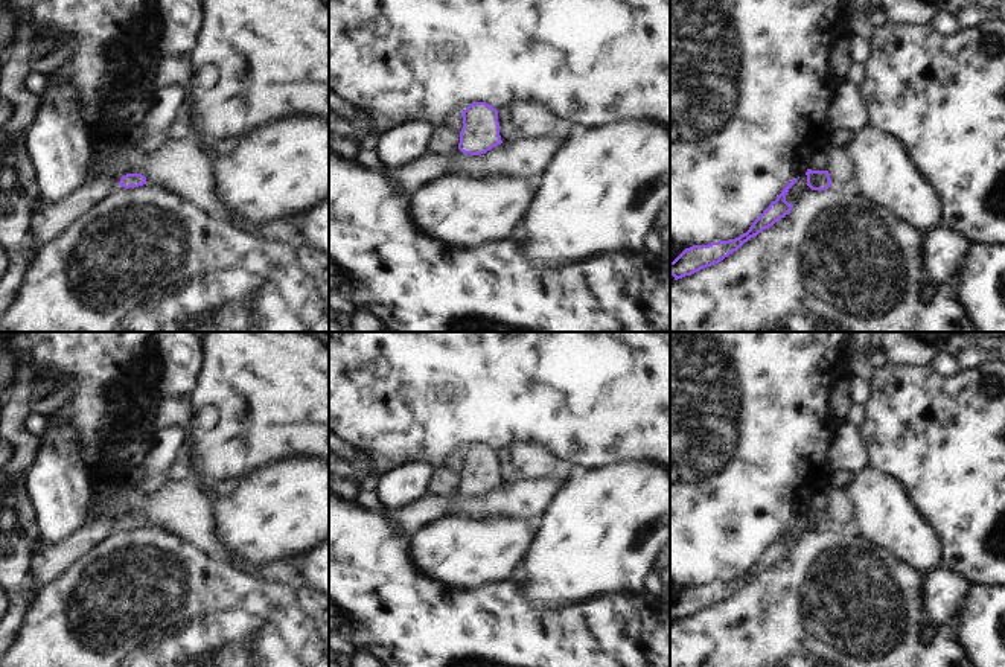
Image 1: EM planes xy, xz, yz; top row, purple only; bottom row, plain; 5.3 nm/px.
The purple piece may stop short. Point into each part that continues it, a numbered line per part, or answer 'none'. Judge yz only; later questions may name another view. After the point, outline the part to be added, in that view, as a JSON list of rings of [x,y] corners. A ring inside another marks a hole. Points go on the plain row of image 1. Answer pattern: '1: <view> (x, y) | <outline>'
1: yz (851, 527) | [[[831,519],[831,527],[828,531],[847,533],[847,535],[860,535],[857,521],[853,519],[850,522],[838,522]]]

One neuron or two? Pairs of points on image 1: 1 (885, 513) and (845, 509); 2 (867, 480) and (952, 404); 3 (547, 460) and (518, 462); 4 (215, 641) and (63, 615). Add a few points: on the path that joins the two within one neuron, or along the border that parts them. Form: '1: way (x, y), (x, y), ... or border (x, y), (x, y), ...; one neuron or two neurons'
1: border (845, 491), (853, 506), (855, 518); two neurons
2: border (868, 466), (894, 478), (905, 492); two neurons
3: way (539, 462), (526, 462); one neuron
4: way (177, 641), (101, 641); one neuron

